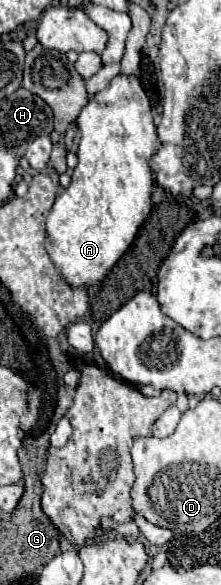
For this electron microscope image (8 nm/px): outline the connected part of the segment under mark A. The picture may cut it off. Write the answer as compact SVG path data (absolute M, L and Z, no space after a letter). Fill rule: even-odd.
M137 76L113 78L111 86L81 110L77 128L81 132L79 164L71 186L57 196L47 216L45 248L69 286L89 288L105 280L151 212L155 182L149 160L159 150L159 144L151 102Z

